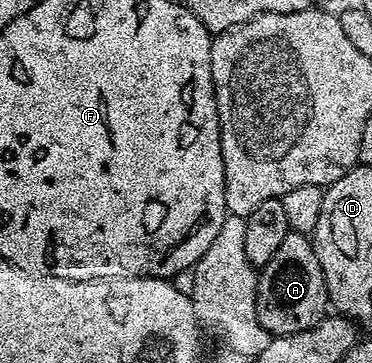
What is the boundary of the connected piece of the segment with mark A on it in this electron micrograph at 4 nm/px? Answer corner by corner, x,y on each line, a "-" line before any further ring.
290,232
286,236
286,240
282,240
282,244
278,244
278,252
274,252
272,259
259,271
256,280
258,324
262,324
265,332
273,336
302,332
318,325
326,316
329,306
326,280
322,276
322,264
318,264
313,239
307,234

